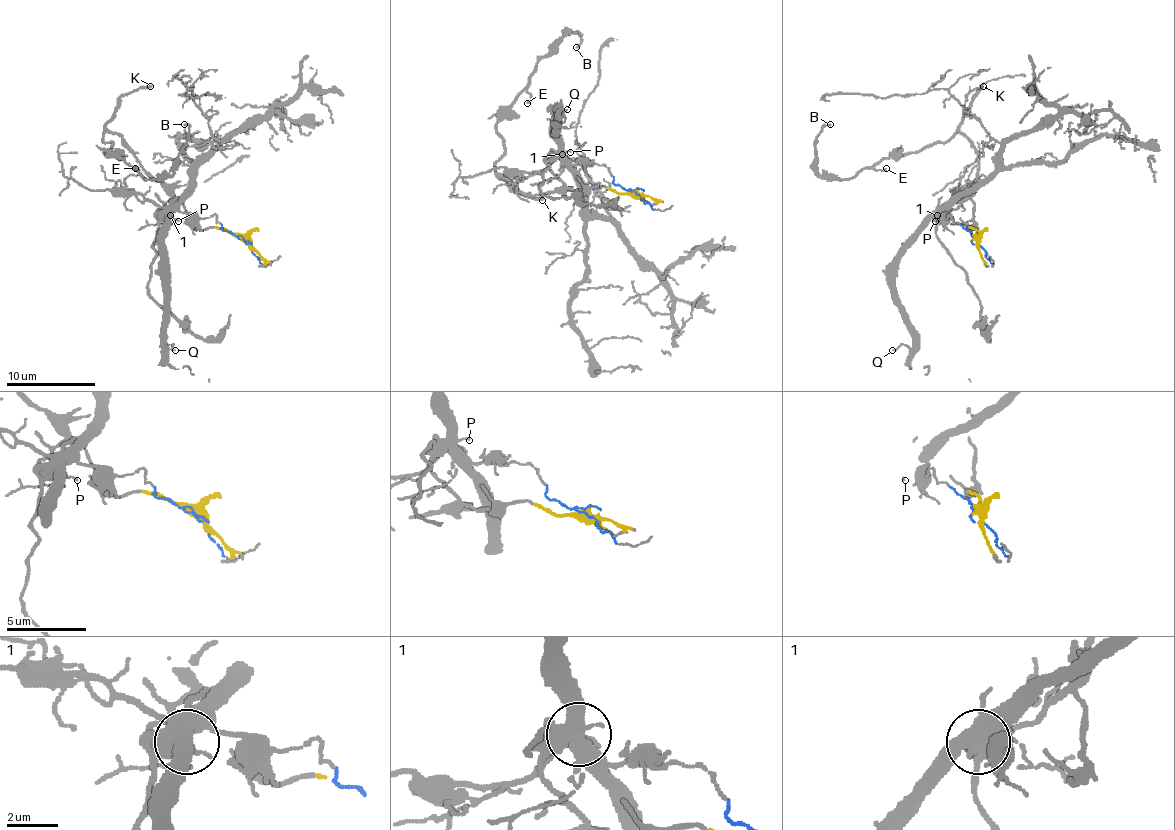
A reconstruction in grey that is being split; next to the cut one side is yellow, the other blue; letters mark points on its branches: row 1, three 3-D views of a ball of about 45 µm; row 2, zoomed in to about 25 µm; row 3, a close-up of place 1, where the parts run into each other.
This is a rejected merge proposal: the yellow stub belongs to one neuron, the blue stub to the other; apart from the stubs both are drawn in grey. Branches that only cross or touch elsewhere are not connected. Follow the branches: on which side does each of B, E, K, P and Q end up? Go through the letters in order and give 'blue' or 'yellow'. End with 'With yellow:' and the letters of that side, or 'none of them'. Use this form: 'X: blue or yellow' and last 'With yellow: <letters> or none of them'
B: yellow
E: yellow
K: yellow
P: yellow
Q: blue
With yellow: B, E, K, P

